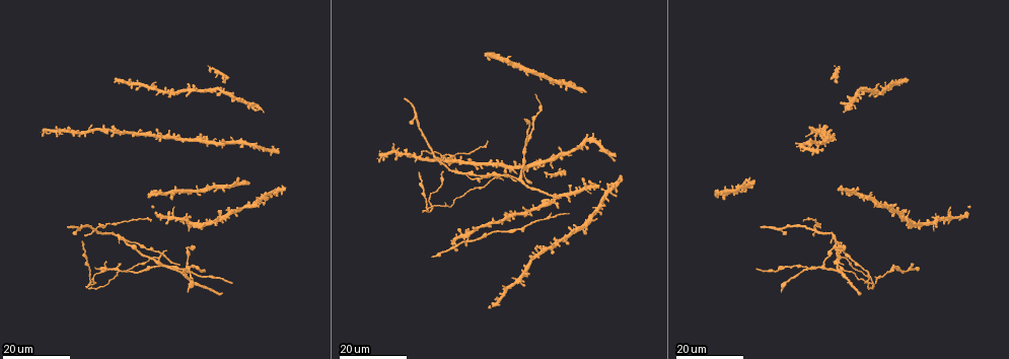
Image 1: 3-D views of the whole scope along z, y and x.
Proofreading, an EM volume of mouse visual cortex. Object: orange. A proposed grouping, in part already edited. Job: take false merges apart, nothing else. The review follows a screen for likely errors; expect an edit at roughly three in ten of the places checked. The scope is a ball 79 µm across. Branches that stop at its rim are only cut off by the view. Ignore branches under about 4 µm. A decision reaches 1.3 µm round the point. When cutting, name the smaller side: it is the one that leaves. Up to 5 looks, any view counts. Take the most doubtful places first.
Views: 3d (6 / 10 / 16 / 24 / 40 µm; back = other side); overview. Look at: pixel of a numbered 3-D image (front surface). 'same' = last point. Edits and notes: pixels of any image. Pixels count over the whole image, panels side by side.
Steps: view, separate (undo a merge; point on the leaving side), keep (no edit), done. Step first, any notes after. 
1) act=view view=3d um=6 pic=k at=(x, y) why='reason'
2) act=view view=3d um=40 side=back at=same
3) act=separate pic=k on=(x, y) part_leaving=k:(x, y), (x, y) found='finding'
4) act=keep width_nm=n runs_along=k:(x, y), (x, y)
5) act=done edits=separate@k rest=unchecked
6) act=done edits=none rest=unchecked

act=view view=3d um=16 pic=1 at=(434, 152) why='four-way junction'

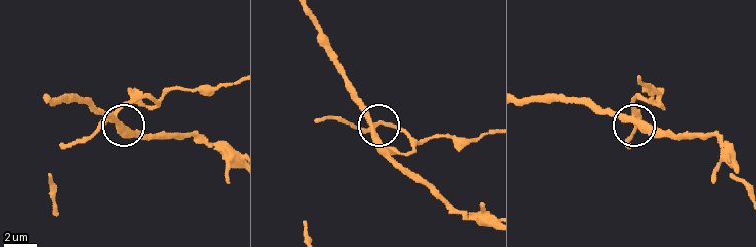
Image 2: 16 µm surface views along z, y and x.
act=view view=3d um=6 pic=2 at=(371, 123)

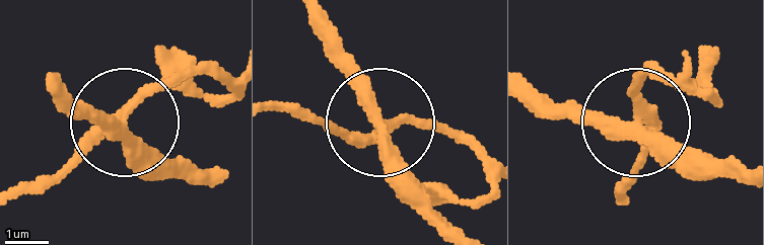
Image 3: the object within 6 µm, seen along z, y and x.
act=separate pic=3 on=(172, 78) side_arm_um=21 part_leaving=3:(125, 121), (187, 78), (230, 70) found='a second neuron is stuck on'

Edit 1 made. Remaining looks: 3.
act=view view=3d um=16 pic=1 at=(180, 271) why='side arm on a straight run'

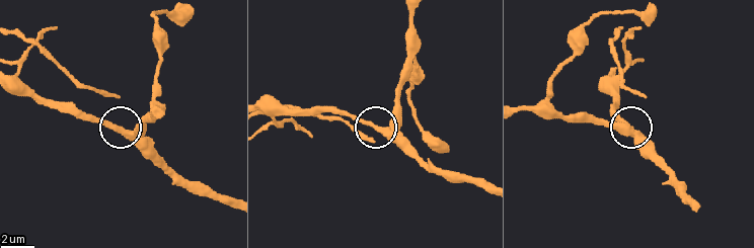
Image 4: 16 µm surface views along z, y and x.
act=view view=3d um=10 pic=4 at=(635, 137)

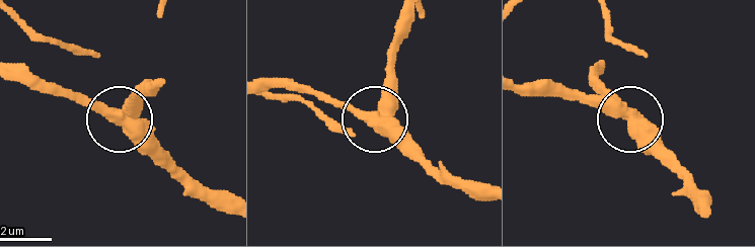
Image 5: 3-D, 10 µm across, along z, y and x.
act=keep arms=3 found='one neuron here'

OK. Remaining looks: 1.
act=done edits=separate@3 rest=unchecked

